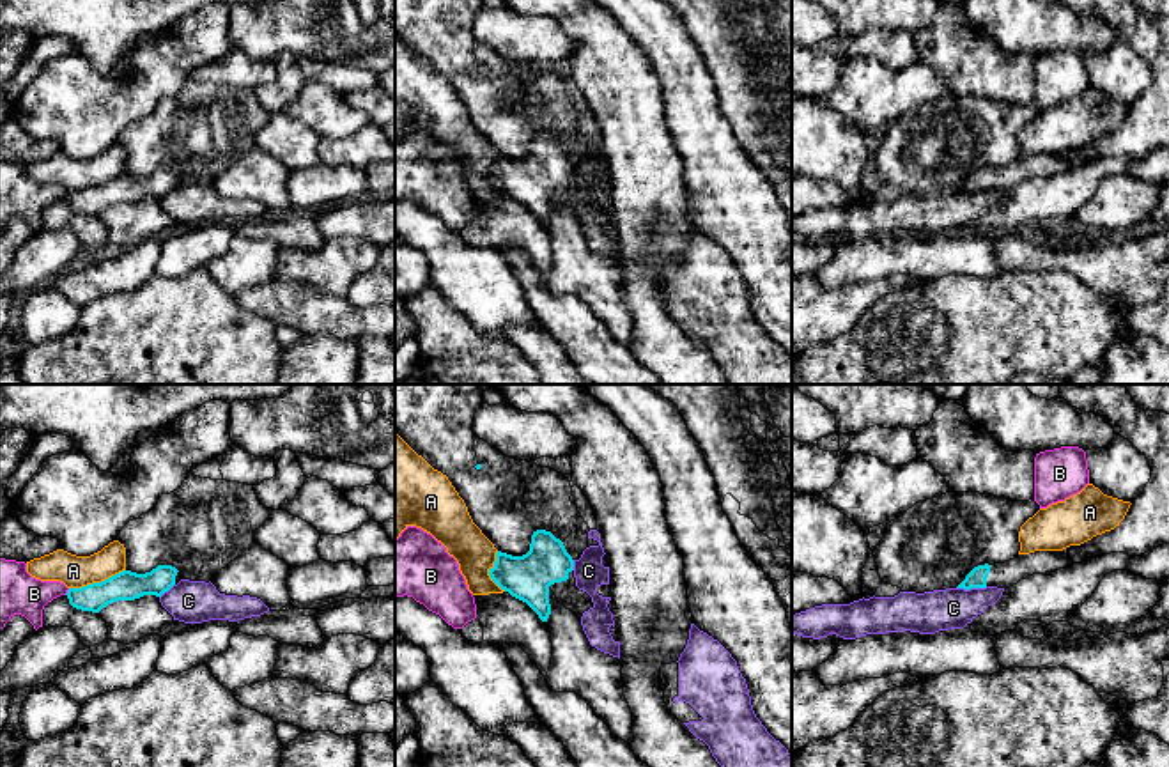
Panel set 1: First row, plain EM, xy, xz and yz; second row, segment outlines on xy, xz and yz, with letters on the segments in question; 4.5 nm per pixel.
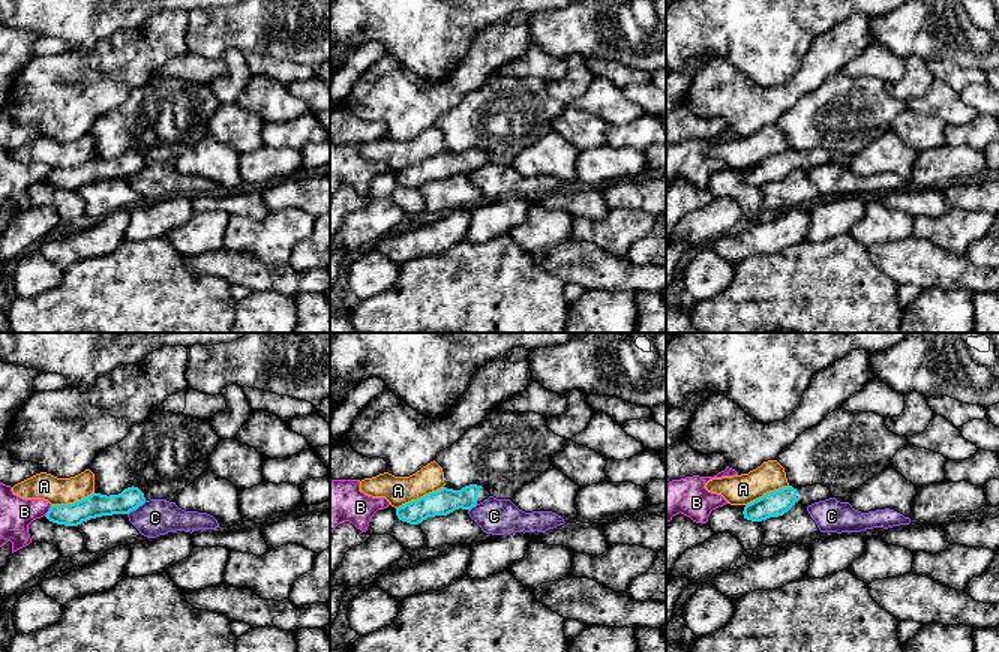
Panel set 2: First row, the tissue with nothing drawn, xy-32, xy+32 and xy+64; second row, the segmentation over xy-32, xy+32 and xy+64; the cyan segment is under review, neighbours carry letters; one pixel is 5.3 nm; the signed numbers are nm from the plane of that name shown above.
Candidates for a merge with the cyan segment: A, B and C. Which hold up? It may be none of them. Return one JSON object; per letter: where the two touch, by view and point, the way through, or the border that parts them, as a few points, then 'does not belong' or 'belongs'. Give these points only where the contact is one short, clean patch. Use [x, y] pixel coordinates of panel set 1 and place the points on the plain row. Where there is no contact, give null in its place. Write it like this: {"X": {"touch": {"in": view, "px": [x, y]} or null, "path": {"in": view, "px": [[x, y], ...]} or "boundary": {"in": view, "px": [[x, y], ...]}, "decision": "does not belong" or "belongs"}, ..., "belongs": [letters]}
{"A": {"touch": {"in": "xy", "px": [96, 186]}, "decision": "does not belong"}, "B": {"touch": {"in": "xy", "px": [68, 195]}, "decision": "does not belong"}, "C": {"touch": {"in": "yz", "px": [971, 190]}, "boundary": {"in": "yz", "px": [[987, 190], [957, 192]]}, "decision": "does not belong"}, "belongs": []}

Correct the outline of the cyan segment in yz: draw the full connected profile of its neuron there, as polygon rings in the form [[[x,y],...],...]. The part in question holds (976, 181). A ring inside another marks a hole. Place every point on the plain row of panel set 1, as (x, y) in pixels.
[[[1068,151],[1063,154],[1034,154],[1029,158],[1018,158],[1004,167],[978,168],[956,191],[1010,191],[1027,179],[1054,175],[1070,167]]]

